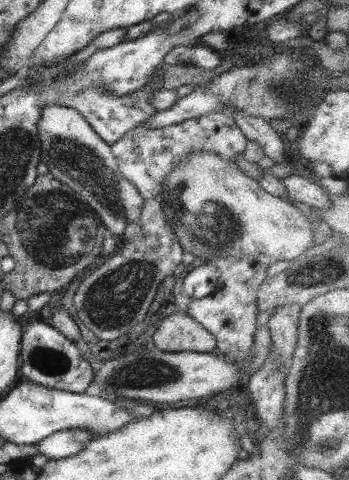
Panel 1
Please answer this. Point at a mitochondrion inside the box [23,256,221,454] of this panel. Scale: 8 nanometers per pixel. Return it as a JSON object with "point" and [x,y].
{"point":[110,301]}

